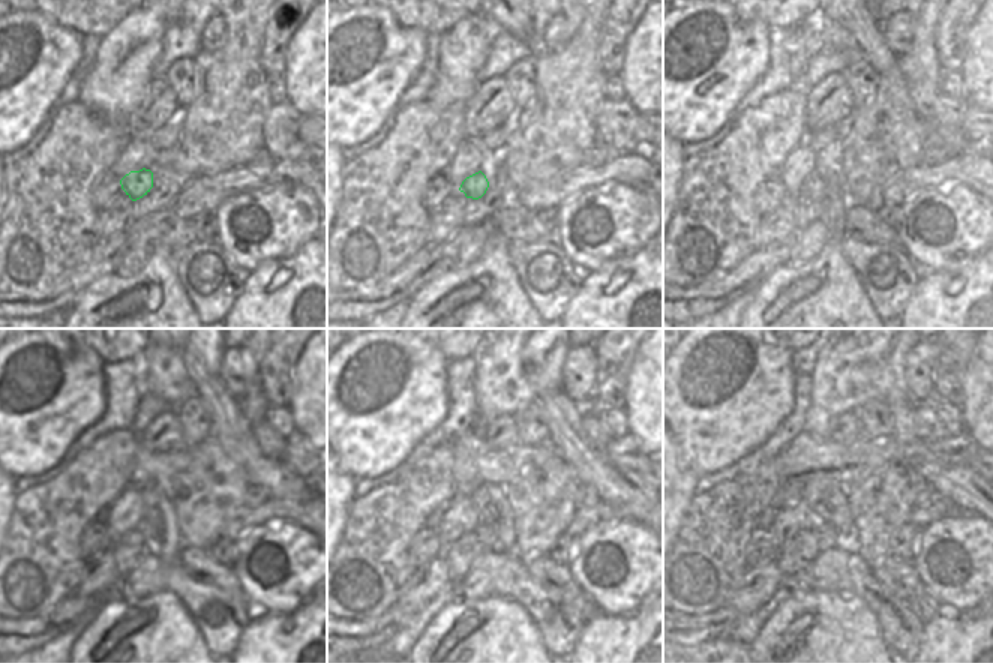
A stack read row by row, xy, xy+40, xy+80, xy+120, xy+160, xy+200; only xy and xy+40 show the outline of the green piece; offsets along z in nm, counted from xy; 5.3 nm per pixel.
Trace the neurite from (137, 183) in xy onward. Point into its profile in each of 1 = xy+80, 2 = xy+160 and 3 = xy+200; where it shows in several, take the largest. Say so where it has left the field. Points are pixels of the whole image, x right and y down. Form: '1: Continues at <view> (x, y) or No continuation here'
1: Continues at xy+80 (813, 188)
2: Continues at xy+160 (483, 533)
3: Continues at xy+200 (825, 536)

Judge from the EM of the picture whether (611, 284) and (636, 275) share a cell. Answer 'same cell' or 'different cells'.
same cell

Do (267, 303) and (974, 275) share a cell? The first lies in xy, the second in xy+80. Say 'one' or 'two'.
one

